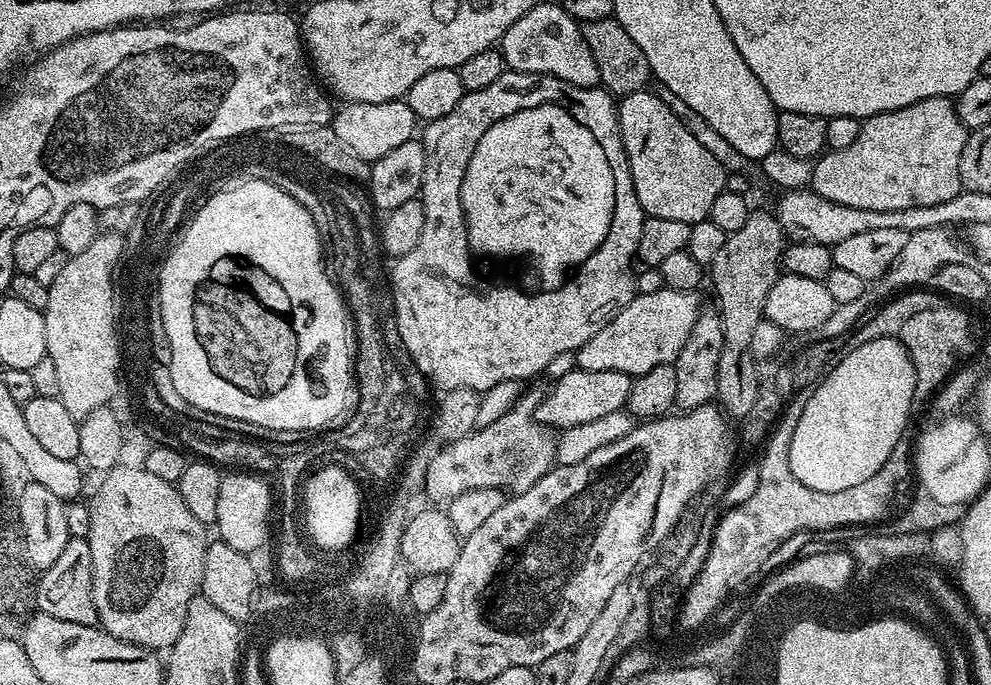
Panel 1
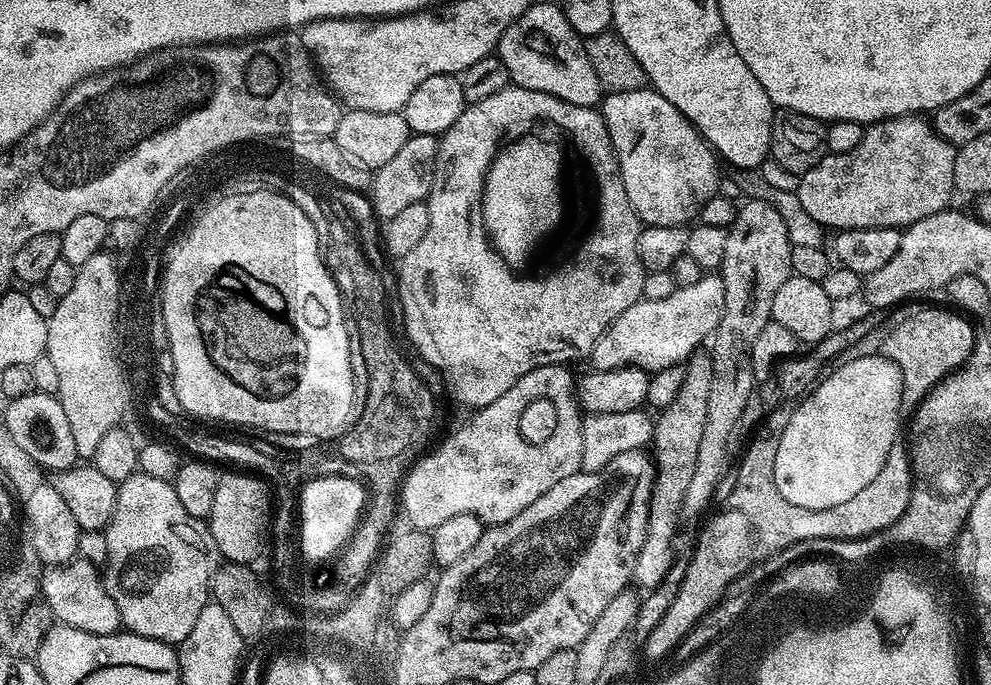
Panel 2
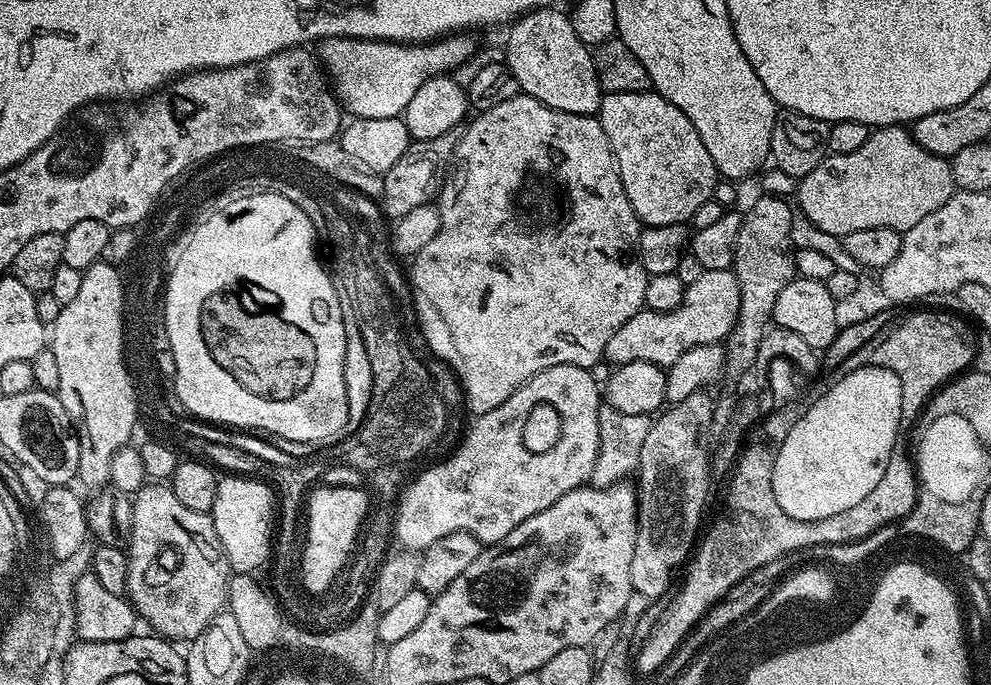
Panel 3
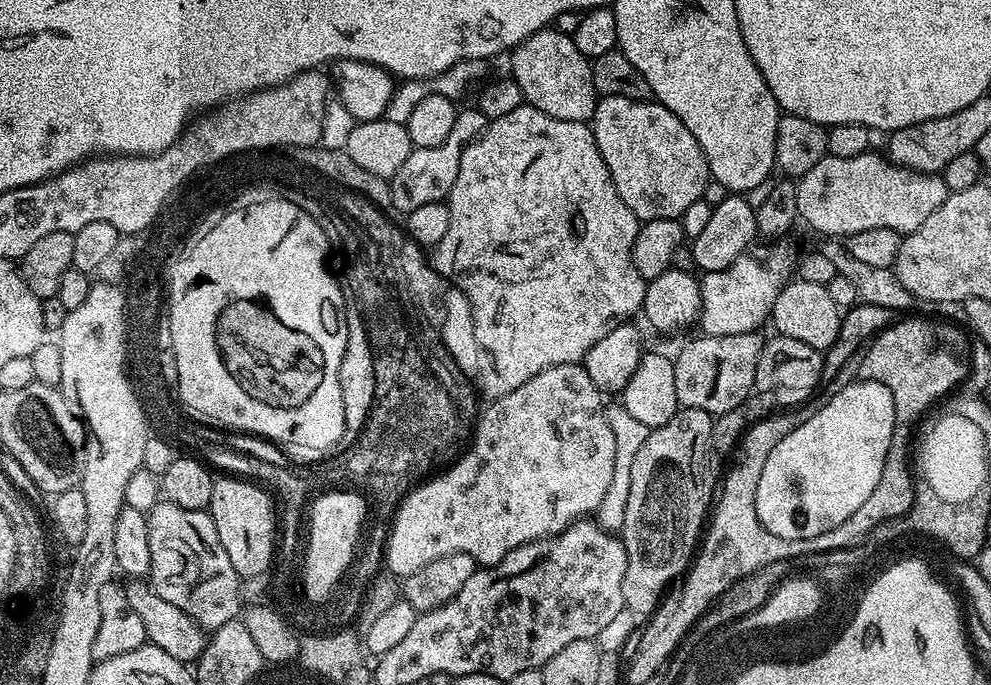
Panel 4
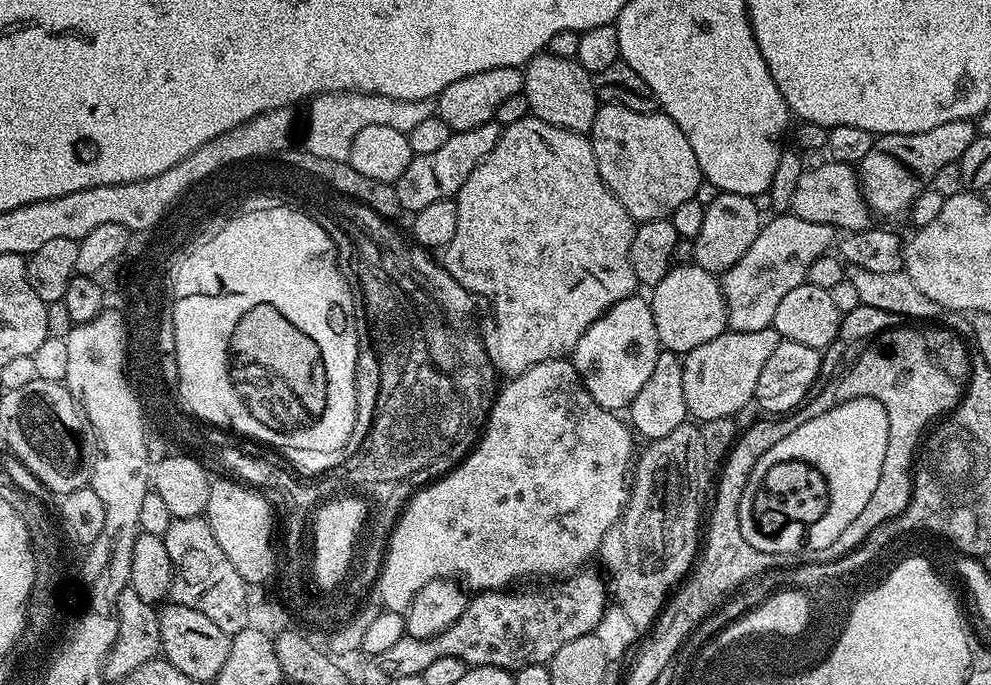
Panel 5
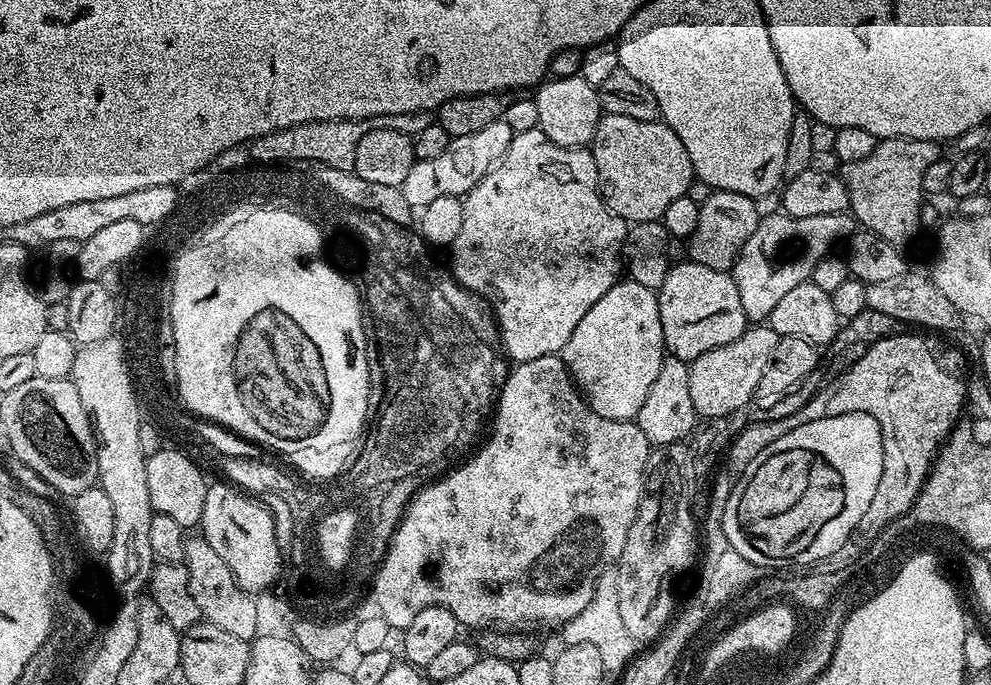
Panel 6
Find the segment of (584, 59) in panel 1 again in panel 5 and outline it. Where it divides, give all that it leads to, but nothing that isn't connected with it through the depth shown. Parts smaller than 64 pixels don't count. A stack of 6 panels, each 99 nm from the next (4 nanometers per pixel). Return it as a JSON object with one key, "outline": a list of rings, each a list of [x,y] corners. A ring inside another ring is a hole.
{"outline":[[[541,54],[523,69],[525,86],[523,96],[528,99],[531,115],[542,122],[550,122],[571,132],[587,133],[596,117],[598,101],[593,73],[587,72],[575,58]]]}

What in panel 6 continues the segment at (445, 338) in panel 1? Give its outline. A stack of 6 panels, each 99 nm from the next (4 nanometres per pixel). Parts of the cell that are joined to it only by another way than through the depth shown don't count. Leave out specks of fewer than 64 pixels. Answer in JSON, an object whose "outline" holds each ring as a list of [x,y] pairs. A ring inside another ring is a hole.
{"outline":[[[540,127],[515,133],[510,150],[463,201],[462,230],[450,246],[450,271],[456,283],[487,300],[509,361],[563,353],[570,334],[586,318],[590,306],[621,279],[622,253],[630,231],[629,221],[613,214],[600,197],[598,170],[591,151],[558,146],[558,142],[546,138]]]}

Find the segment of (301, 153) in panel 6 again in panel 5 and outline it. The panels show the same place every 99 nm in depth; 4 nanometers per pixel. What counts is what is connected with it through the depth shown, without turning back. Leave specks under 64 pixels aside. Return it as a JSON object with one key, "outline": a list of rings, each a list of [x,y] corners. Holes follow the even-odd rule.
{"outline":[[[325,92],[313,97],[308,107],[310,114],[305,144],[303,143],[305,151],[317,155],[318,158],[342,162],[348,160],[351,143],[363,127],[382,125],[409,132],[432,114],[429,100],[396,100],[386,98],[385,95],[368,93]]]}

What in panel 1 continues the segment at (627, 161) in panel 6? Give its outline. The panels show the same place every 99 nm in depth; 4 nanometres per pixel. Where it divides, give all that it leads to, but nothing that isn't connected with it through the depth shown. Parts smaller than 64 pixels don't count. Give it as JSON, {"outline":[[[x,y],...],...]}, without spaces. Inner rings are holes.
{"outline":[[[645,90],[623,97],[618,104],[618,115],[634,190],[645,217],[674,218],[674,222],[690,225],[707,220],[714,198],[726,188],[726,173],[718,158],[686,130],[655,91]]]}

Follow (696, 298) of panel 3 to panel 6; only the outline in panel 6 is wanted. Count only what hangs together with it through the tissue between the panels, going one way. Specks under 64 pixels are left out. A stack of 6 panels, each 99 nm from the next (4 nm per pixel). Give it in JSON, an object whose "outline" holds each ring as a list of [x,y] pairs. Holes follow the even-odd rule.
{"outline":[[[780,211],[761,219],[730,269],[749,321],[767,321],[770,310],[778,306],[778,301],[789,290],[794,290],[794,286],[809,283],[814,266],[835,249],[832,247],[839,240],[847,241],[853,232],[854,220],[848,212],[818,214],[818,218],[794,218]]]}

